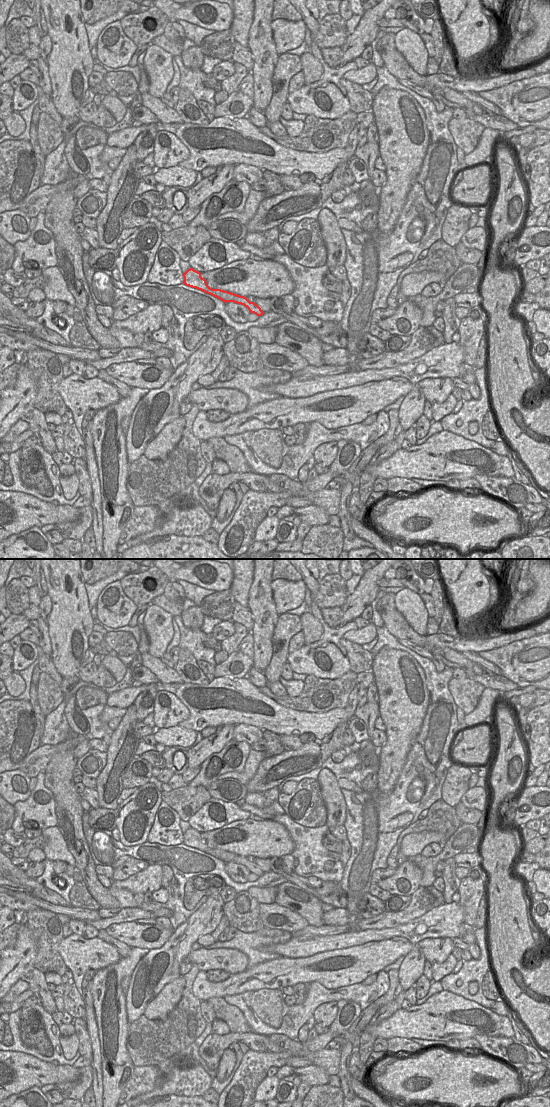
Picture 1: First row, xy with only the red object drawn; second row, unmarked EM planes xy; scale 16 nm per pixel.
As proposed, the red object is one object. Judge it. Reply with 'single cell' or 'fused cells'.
single cell

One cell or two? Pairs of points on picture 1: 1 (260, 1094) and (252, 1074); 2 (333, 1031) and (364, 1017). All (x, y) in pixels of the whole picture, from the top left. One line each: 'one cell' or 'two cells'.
1: two cells
2: two cells

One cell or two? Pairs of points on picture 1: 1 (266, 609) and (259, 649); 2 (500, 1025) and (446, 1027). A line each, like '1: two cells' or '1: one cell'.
1: one cell
2: one cell

